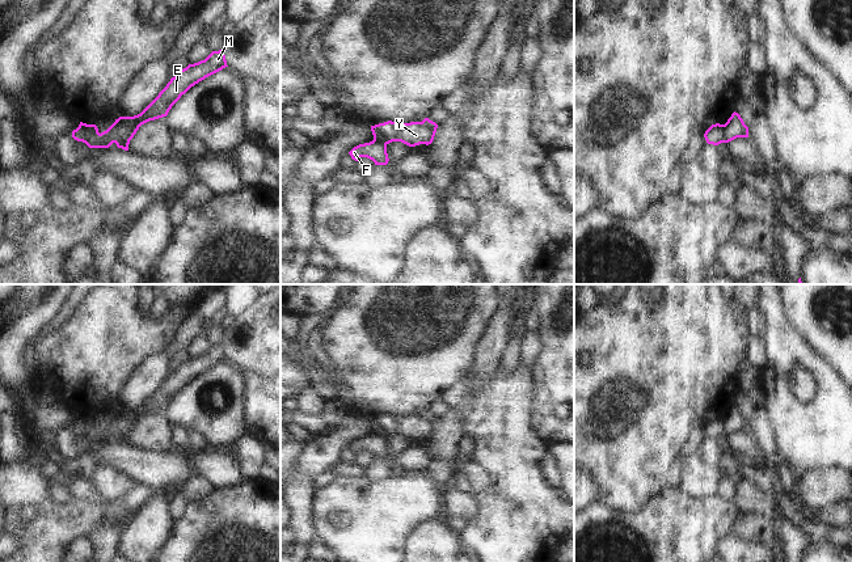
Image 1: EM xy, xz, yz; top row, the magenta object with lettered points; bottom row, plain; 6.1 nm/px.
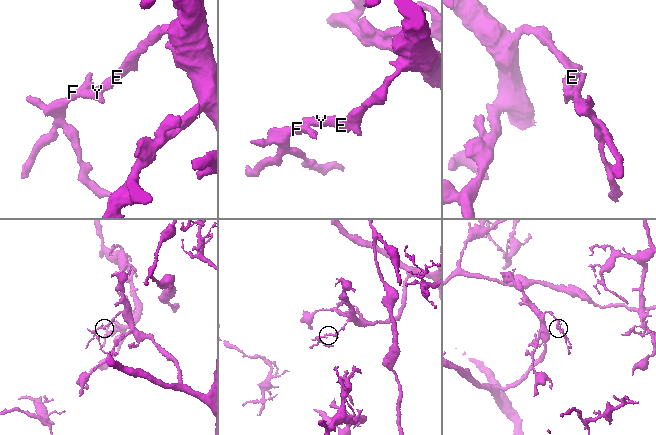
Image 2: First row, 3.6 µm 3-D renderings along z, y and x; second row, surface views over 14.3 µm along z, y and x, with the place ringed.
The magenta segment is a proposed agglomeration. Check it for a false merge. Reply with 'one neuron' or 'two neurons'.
two neurons

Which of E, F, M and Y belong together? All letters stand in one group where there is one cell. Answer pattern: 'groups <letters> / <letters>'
groups E M Y / F

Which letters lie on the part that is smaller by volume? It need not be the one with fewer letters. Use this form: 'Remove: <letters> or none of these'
Remove: F

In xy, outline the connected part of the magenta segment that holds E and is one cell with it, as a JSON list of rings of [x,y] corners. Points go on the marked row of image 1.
[[[223,50],[212,51],[204,60],[189,64],[172,77],[166,86],[140,114],[134,117],[119,117],[101,134],[96,124],[88,126],[83,143],[89,148],[109,148],[115,143],[118,148],[128,151],[130,140],[142,124],[166,117],[172,106],[191,86],[225,67],[228,66]]]

